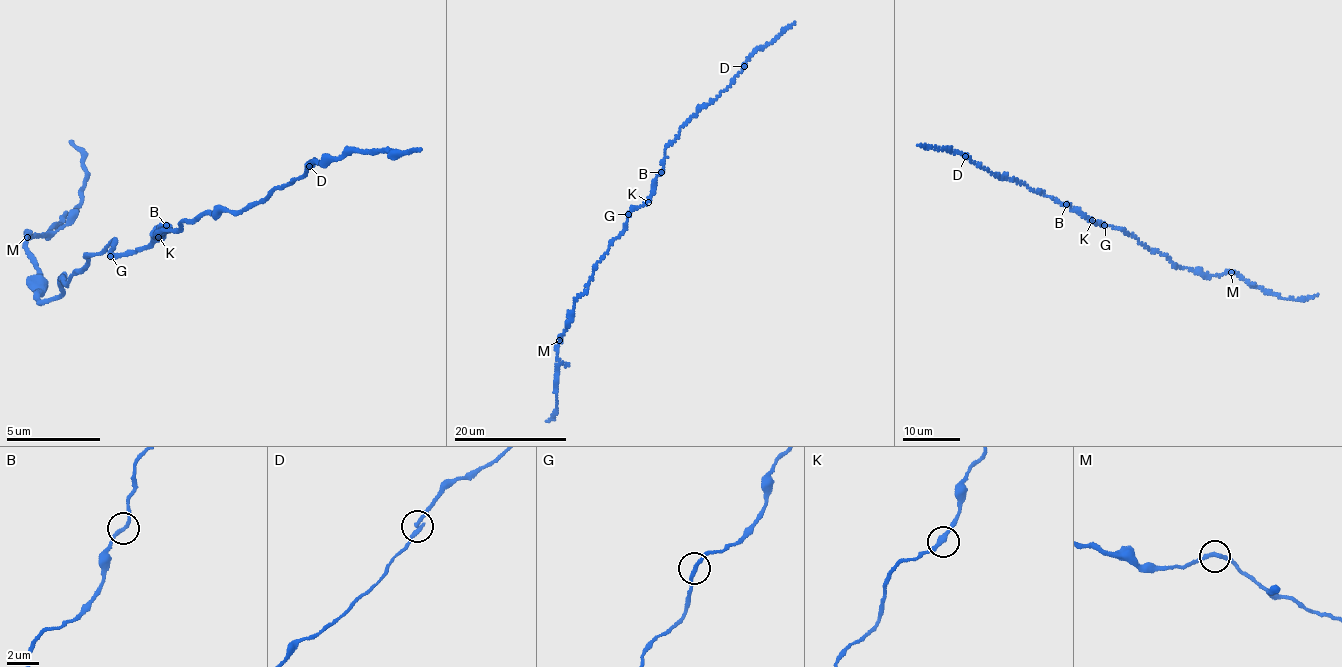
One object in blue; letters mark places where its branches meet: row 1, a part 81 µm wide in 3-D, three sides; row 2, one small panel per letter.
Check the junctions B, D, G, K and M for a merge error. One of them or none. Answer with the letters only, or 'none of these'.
none of these

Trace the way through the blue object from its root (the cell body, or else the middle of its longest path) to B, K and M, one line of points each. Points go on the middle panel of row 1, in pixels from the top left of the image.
B: (630, 213), (650, 197), (661, 172)
K: (630, 213), (648, 202)
M: (630, 213), (626, 229), (594, 266), (586, 291), (575, 299), (572, 318), (559, 340)

